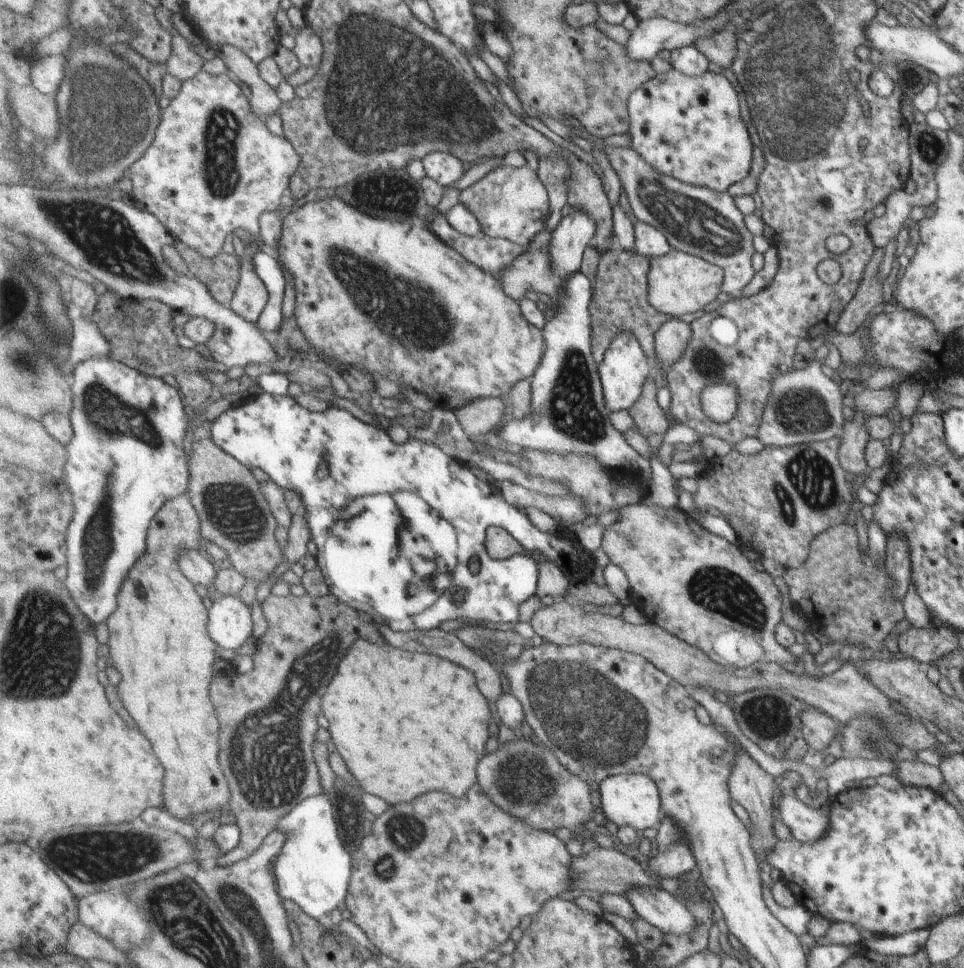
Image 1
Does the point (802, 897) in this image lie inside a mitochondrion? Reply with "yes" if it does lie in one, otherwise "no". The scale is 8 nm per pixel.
no

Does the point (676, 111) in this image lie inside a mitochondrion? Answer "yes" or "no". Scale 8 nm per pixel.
no

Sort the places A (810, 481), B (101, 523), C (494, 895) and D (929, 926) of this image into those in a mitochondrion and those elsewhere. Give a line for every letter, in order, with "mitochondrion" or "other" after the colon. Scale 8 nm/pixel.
A: mitochondrion
B: mitochondrion
C: other
D: other

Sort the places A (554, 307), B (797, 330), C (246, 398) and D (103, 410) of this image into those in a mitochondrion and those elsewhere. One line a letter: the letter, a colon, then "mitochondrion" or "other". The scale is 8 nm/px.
A: other
B: other
C: other
D: mitochondrion

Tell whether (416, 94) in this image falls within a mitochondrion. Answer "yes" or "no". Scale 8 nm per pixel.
yes

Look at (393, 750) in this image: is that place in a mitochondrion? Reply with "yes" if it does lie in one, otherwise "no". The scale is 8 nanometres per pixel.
no

